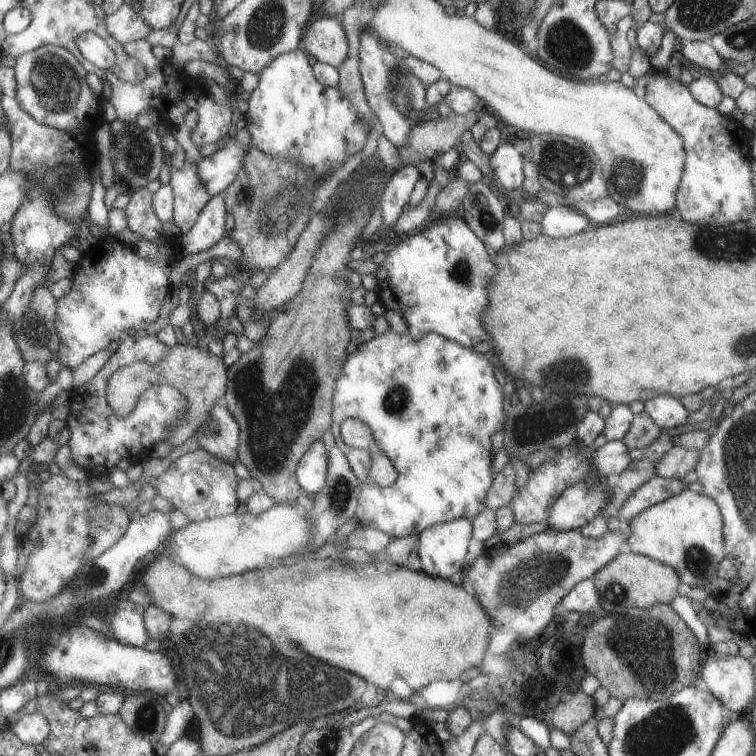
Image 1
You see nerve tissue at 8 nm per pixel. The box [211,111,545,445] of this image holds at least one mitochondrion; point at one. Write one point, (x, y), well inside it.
(276, 209)

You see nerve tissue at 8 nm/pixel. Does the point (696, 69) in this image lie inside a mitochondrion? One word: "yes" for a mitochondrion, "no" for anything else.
no

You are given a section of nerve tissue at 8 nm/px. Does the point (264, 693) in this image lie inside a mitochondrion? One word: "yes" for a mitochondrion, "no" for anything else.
yes

